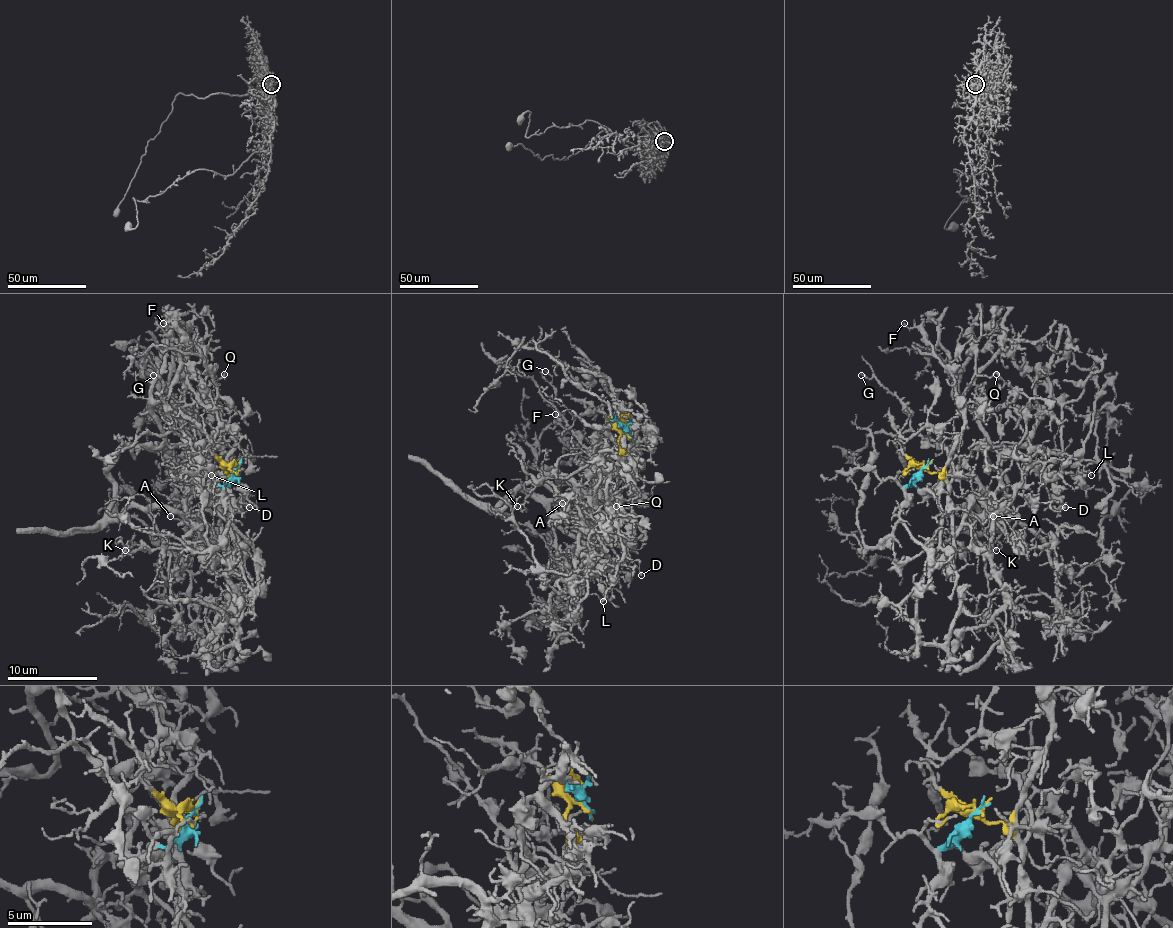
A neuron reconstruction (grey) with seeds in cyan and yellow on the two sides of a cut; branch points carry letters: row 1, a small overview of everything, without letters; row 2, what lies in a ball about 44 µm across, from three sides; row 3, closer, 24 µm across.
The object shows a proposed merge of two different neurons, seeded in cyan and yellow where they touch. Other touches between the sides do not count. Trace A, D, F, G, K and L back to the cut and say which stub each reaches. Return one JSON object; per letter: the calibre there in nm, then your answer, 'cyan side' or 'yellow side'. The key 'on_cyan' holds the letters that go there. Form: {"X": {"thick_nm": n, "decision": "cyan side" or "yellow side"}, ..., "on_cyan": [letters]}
{"A": {"thick_nm": 130, "decision": "cyan side"}, "D": {"thick_nm": 140, "decision": "cyan side"}, "F": {"thick_nm": 130, "decision": "yellow side"}, "G": {"thick_nm": 130, "decision": "yellow side"}, "K": {"thick_nm": 90, "decision": "yellow side"}, "L": {"thick_nm": 110, "decision": "yellow side"}, "on_cyan": ["A", "D"]}

